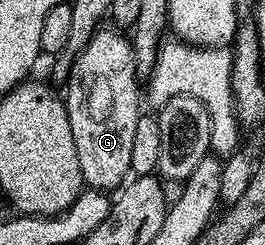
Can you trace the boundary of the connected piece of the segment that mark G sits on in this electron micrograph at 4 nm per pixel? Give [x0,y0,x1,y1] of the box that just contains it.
[62,26,142,193]

